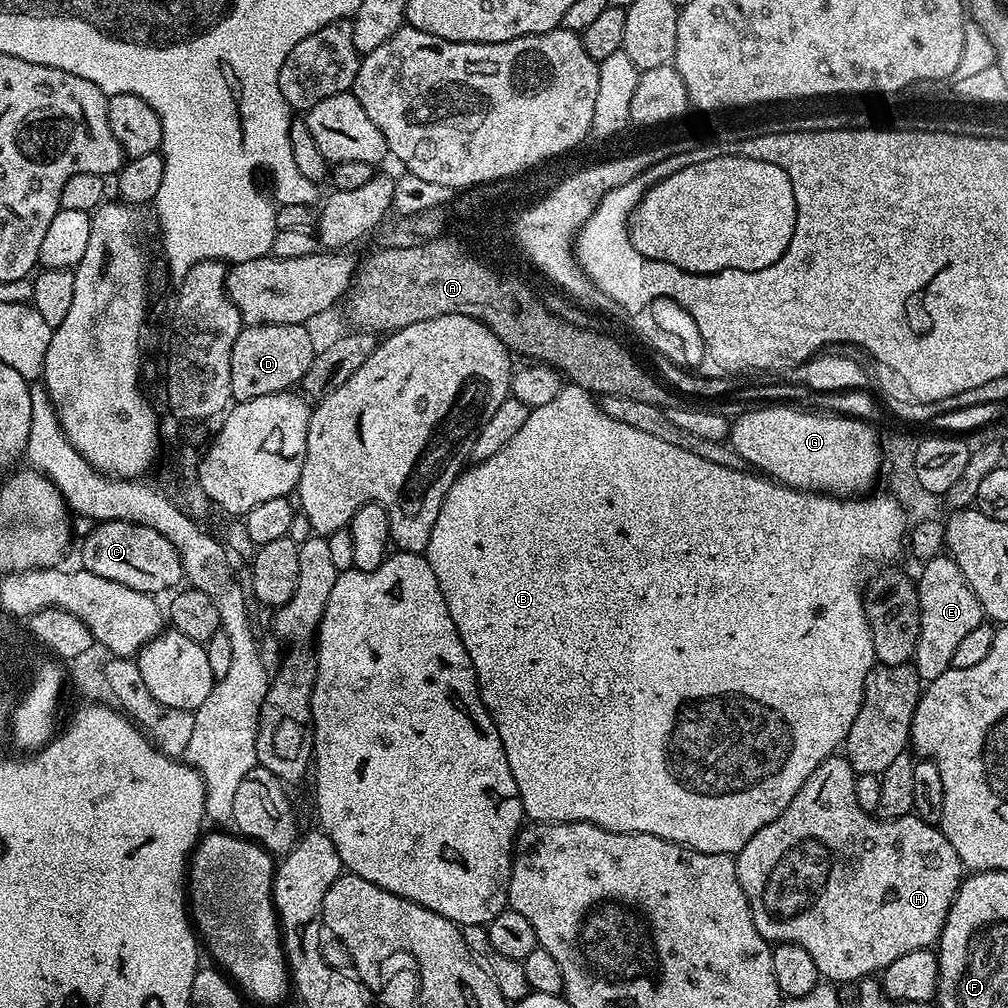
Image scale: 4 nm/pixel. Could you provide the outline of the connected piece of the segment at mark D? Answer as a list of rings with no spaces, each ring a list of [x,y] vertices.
[[[250,324],[241,328],[238,342],[234,342],[230,354],[233,401],[262,398],[266,394],[295,389],[306,370],[310,370],[314,355],[308,330],[302,324]]]

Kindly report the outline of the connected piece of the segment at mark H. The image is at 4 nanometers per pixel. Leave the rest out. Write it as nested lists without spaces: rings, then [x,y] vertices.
[[[843,755],[827,756],[818,766],[818,770],[814,770],[814,774],[806,778],[802,790],[794,794],[790,806],[786,806],[781,816],[767,824],[762,830],[758,830],[758,834],[754,834],[754,838],[750,838],[750,842],[746,842],[746,846],[742,846],[742,850],[734,856],[738,882],[748,899],[750,914],[754,918],[754,926],[758,934],[762,934],[762,938],[773,945],[797,944],[802,946],[802,950],[806,950],[806,954],[814,958],[814,966],[818,966],[821,977],[837,985],[848,983],[851,985],[853,982],[875,977],[883,973],[884,968],[890,966],[890,962],[894,962],[894,958],[902,958],[902,954],[910,954],[910,950],[932,948],[939,941],[946,922],[946,914],[950,914],[950,906],[966,875],[965,866],[958,858],[954,846],[950,846],[950,842],[937,825],[922,822],[914,814],[897,820],[882,820],[864,812],[862,806],[858,806],[858,798],[854,798],[857,775]]]

